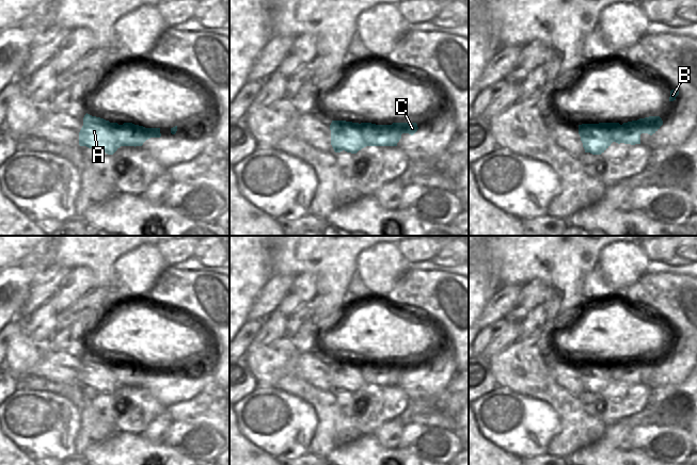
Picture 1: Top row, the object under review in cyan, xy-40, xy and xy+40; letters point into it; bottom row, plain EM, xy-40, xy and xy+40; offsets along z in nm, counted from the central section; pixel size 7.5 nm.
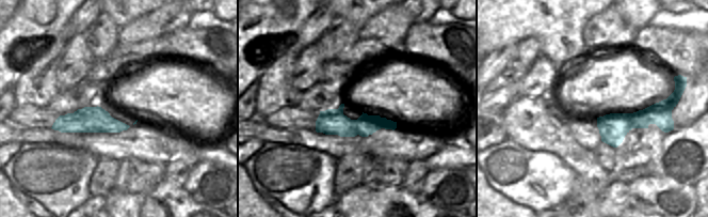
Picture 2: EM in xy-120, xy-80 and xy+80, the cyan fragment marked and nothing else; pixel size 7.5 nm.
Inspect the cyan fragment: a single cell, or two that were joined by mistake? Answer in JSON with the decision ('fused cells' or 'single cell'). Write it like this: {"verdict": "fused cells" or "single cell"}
{"verdict": "fused cells"}

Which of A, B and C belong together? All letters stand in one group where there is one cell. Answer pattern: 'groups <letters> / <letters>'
groups A / B C

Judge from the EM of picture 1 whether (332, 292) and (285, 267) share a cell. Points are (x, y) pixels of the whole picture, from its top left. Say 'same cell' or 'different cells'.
same cell

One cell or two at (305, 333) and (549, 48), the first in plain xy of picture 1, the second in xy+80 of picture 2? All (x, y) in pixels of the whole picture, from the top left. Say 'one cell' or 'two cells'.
one cell

